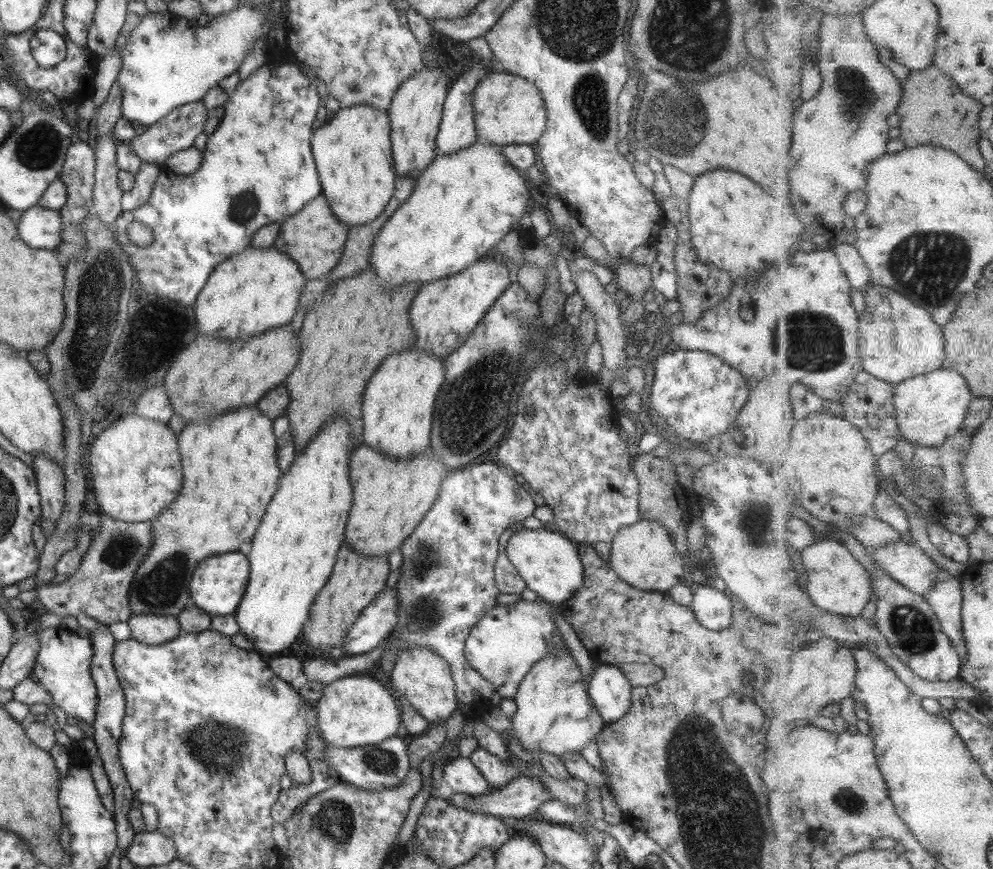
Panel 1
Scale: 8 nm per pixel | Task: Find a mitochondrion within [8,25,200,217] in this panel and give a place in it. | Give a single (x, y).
(40, 148)

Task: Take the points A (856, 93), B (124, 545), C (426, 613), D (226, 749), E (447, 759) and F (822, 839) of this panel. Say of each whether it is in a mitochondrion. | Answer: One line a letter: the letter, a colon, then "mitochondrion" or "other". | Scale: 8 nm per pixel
A: mitochondrion
B: mitochondrion
C: mitochondrion
D: mitochondrion
E: other
F: other

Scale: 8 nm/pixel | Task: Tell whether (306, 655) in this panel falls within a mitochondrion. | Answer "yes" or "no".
no

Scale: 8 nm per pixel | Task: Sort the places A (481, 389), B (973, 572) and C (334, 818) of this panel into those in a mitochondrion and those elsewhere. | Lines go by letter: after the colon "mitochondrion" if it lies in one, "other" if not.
A: mitochondrion
B: other
C: mitochondrion

